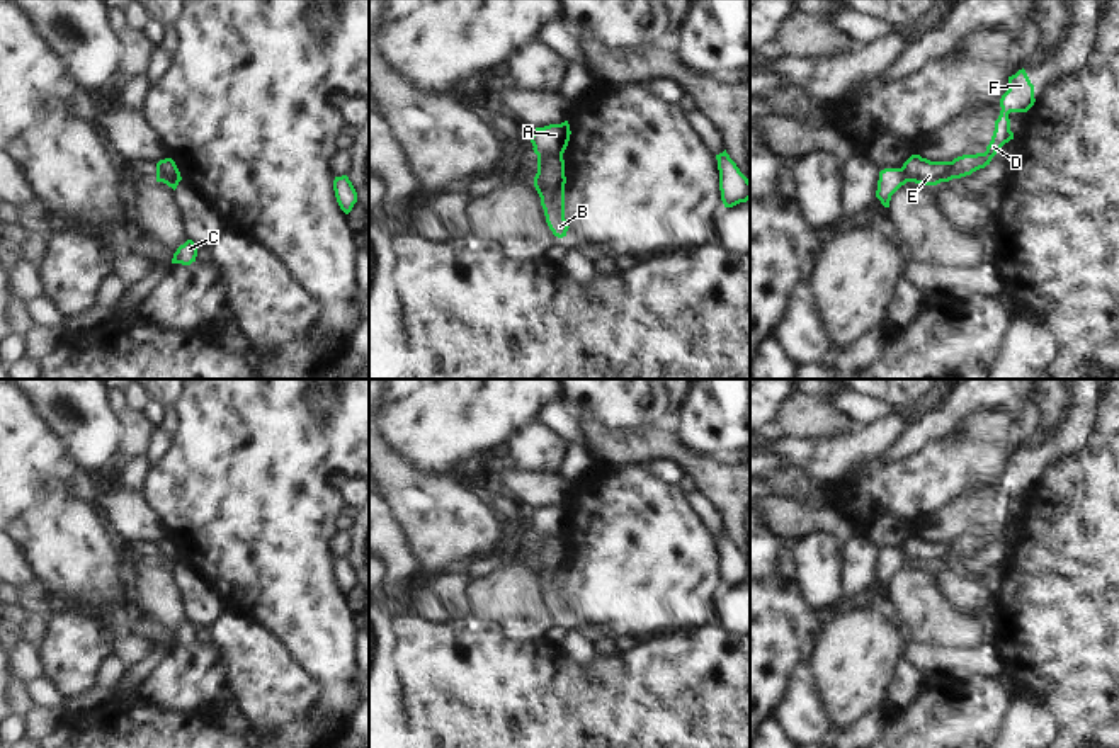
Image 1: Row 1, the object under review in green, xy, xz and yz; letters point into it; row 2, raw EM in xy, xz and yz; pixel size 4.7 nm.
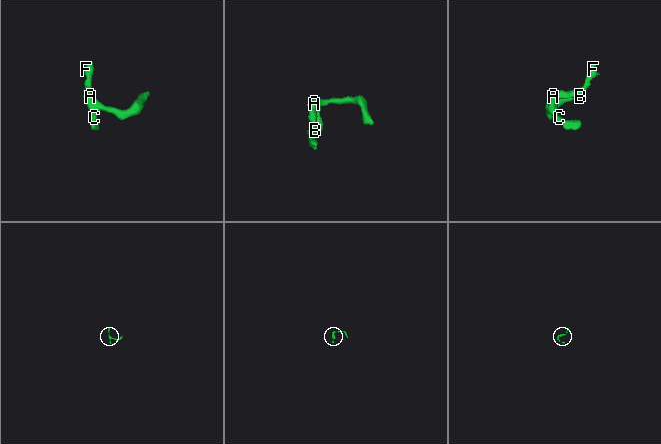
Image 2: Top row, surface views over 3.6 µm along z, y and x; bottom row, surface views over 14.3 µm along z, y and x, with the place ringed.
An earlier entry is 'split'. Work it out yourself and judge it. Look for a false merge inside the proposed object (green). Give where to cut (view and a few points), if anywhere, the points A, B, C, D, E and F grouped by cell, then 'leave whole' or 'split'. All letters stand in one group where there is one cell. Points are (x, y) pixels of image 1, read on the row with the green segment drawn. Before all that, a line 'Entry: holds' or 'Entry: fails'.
Entry: holds
xz (562, 155), (538, 157) | A C / B D E F | split

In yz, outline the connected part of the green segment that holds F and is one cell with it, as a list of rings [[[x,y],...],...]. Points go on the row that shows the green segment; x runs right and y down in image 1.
[[[1019,70],[1015,75],[1008,76],[1008,90],[1000,99],[1000,116],[995,121],[995,131],[985,153],[963,155],[952,162],[930,162],[920,155],[912,155],[903,163],[903,173],[908,182],[922,185],[937,185],[940,182],[949,182],[952,178],[961,178],[971,175],[973,172],[990,165],[997,151],[1014,139],[1010,131],[1010,112],[1027,112],[1034,105],[1034,85],[1031,83],[1025,70]]]

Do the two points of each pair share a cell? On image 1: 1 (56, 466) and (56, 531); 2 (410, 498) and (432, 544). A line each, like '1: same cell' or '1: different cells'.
1: different cells
2: same cell

